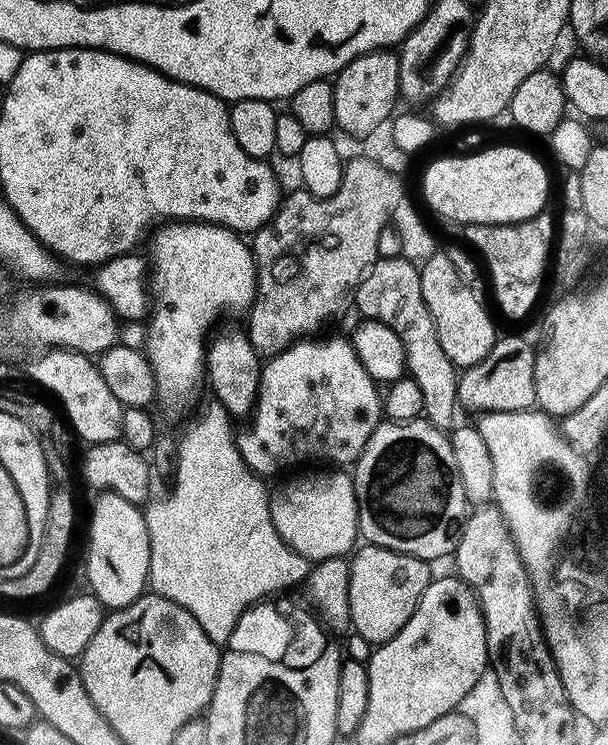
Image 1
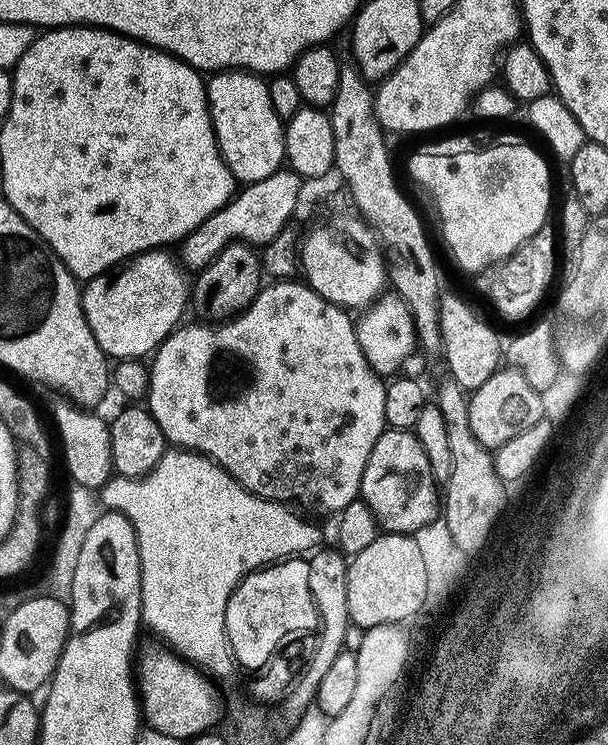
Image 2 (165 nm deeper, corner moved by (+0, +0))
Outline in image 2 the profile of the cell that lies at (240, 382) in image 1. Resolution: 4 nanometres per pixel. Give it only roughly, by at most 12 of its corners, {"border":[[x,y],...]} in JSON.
{"border":[[232,241],[197,273],[190,306],[208,322],[264,286],[259,251]]}

